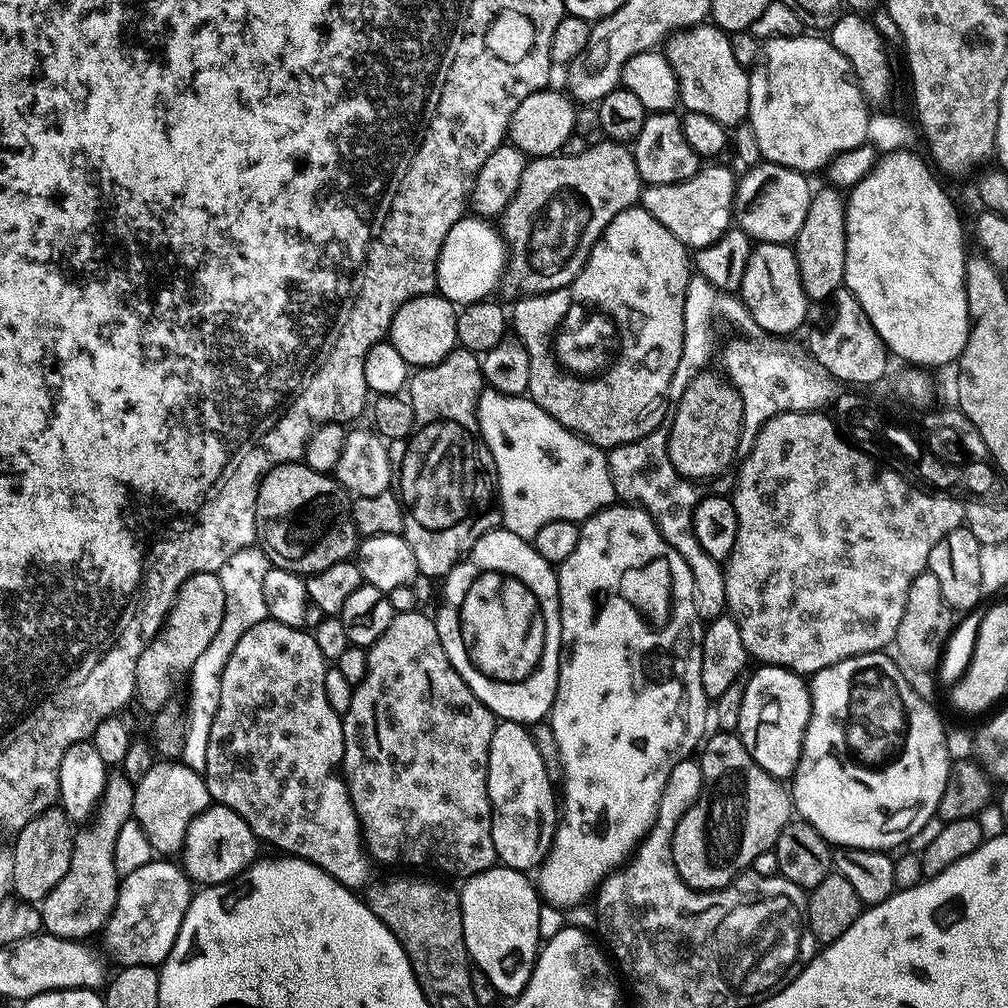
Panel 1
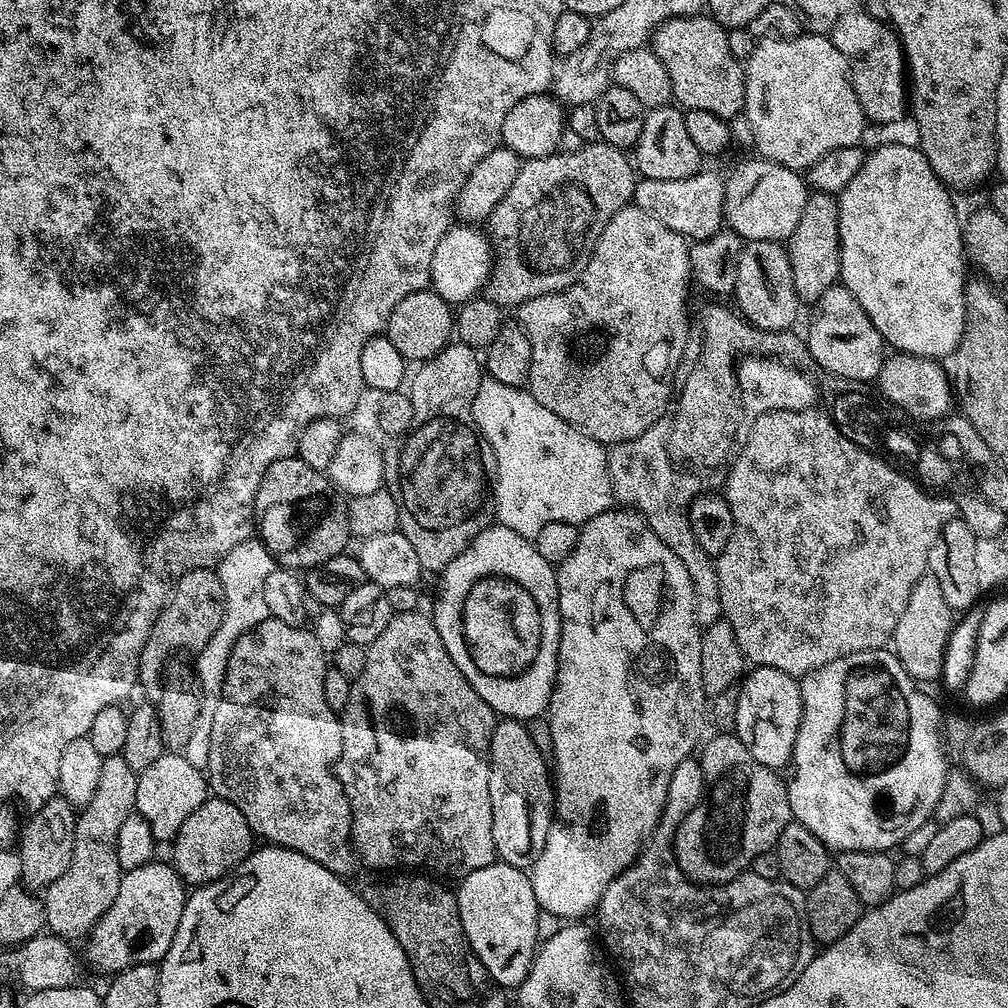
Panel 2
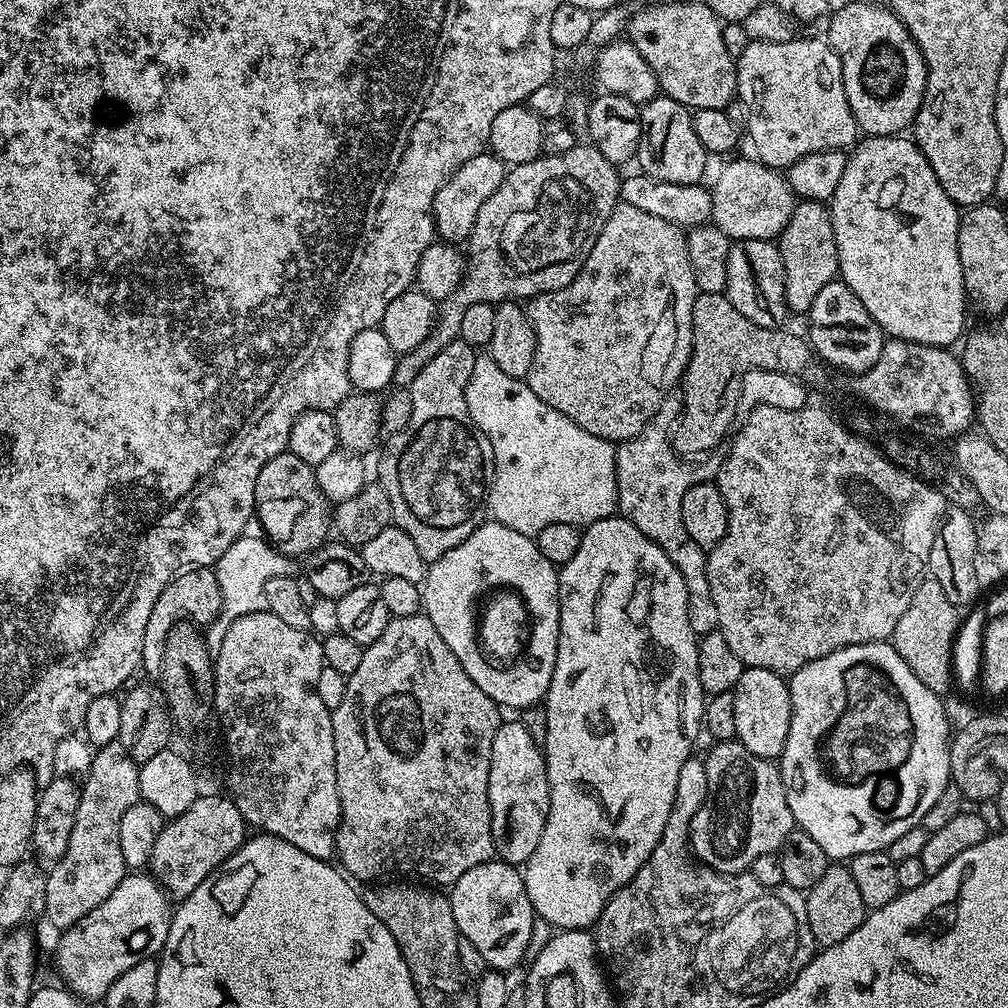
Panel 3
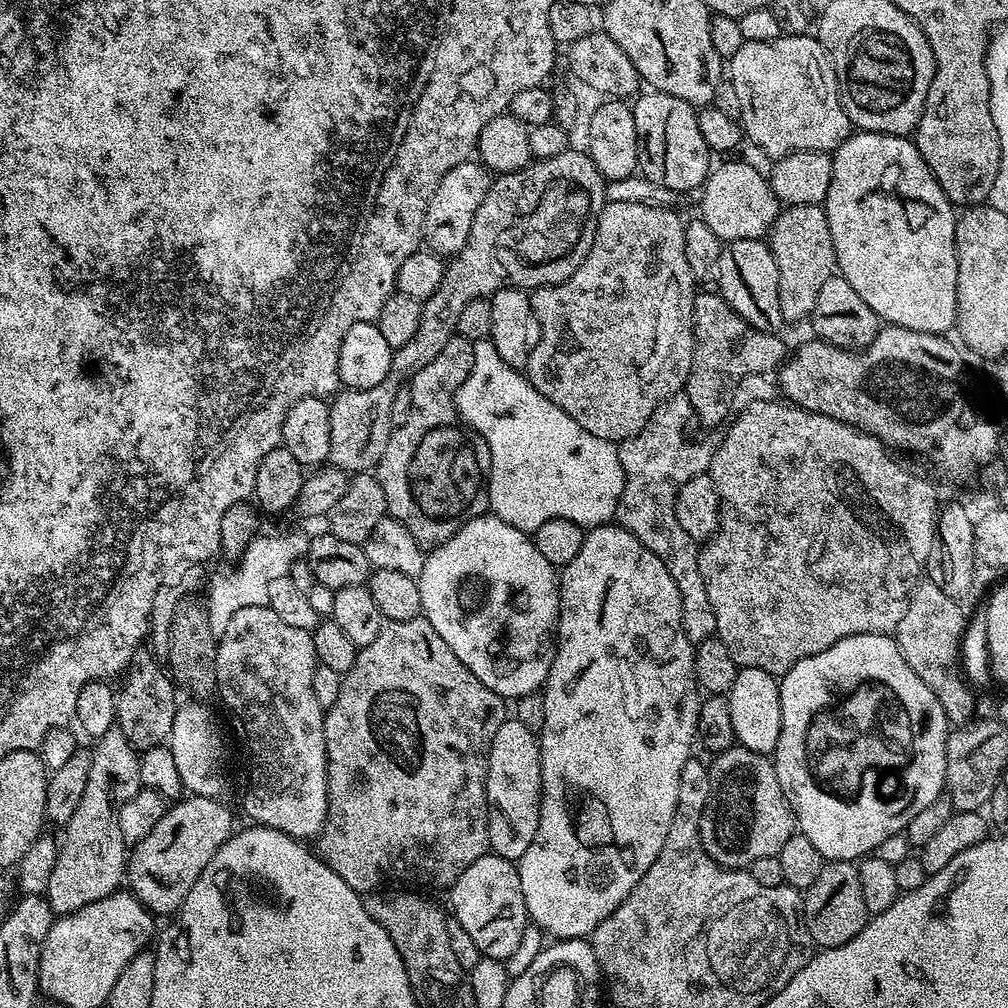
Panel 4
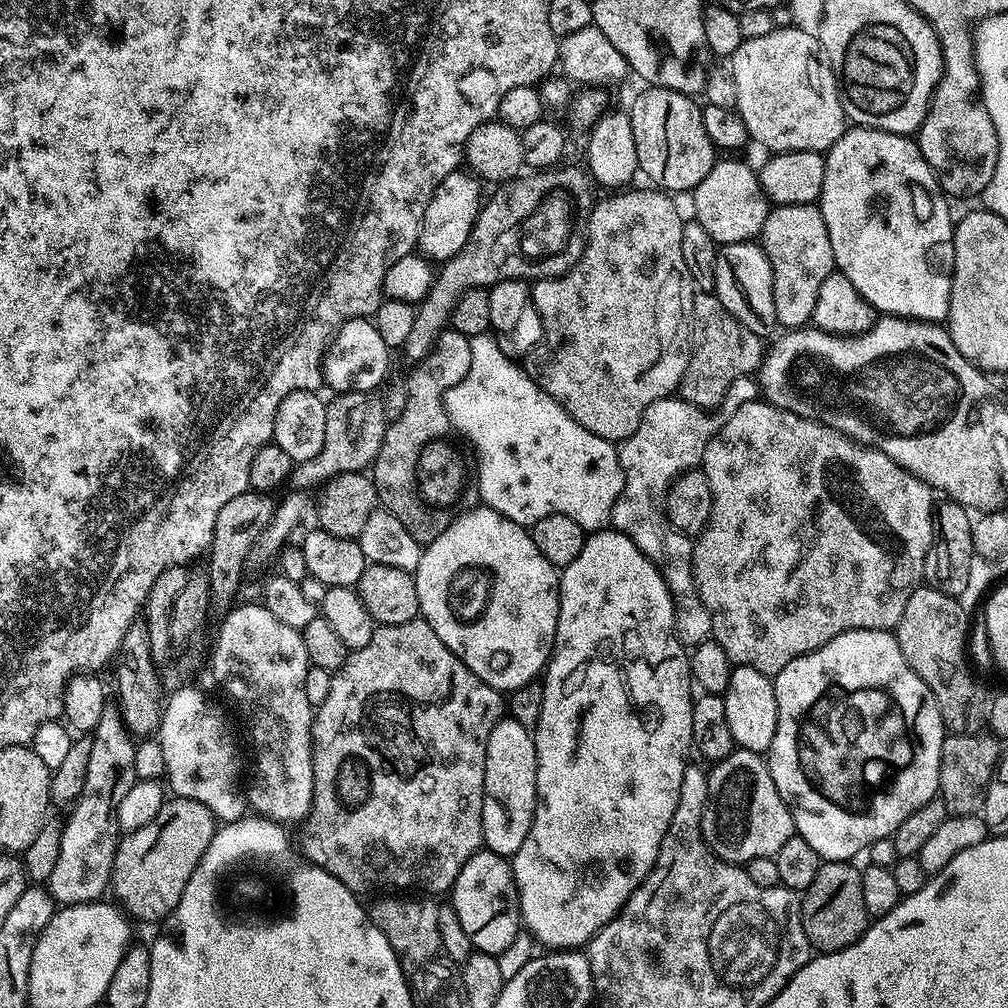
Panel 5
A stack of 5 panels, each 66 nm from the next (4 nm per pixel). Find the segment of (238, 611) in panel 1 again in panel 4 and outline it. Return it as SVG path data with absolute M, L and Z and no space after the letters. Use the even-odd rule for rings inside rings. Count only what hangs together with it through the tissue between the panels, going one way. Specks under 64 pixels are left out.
M302 533L293 536L262 536L256 534L225 572L220 572L212 580L212 604L210 619L213 625L222 626L238 610L246 606L267 606L270 602L270 582L288 575L291 564L301 559L308 551L308 540Z

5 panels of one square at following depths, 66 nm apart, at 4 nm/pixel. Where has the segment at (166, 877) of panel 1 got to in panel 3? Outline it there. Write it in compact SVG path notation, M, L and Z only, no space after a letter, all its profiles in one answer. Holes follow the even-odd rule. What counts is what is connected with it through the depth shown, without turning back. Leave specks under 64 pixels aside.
M126 874L102 906L94 906L82 922L59 933L56 972L65 980L61 981L68 991L85 1002L103 1001L110 986L121 974L126 974L130 966L159 957L170 934L173 911L168 893L151 875Z

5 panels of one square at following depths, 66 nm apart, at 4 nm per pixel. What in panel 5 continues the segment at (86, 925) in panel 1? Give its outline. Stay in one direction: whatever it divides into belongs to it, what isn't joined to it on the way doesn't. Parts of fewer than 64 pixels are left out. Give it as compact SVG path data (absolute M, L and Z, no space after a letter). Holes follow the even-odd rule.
M108 700L105 701L102 710L102 718L98 718L98 726L94 730L94 735L92 736L92 745L90 746L90 763L86 770L86 786L82 786L82 794L76 799L76 801L71 805L70 811L72 814L69 816L68 821L62 825L61 836L61 849L58 855L58 864L54 867L54 872L50 874L48 880L46 881L46 887L52 894L52 899L56 901L57 905L63 906L65 904L91 904L93 902L99 901L100 896L103 892L107 893L109 891L110 885L112 883L112 867L114 866L114 858L116 857L116 851L120 845L121 831L120 823L118 822L118 806L122 802L122 798L126 798L126 793L130 791L130 786L134 786L137 782L136 771L134 770L134 750L136 749L137 741L134 739L131 732L124 724L124 719L122 718L121 708L119 701Z

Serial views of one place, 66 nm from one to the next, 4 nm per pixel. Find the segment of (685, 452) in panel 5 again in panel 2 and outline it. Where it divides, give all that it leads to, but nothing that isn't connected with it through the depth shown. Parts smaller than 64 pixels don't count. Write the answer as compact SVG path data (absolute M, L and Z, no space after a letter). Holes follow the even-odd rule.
M661 418L650 426L650 430L638 434L638 438L611 445L608 448L608 473L613 497L619 503L621 500L625 509L639 514L650 530L654 530L654 534L678 554L682 566L686 566L686 574L690 574L694 586L694 618L701 626L707 626L722 619L724 611L722 598L718 598L718 574L713 557L698 546L698 538L694 538L694 530L690 530L688 521L688 508L702 485L691 480L687 476L689 473L677 467L668 455L668 431L671 428L671 419Z

